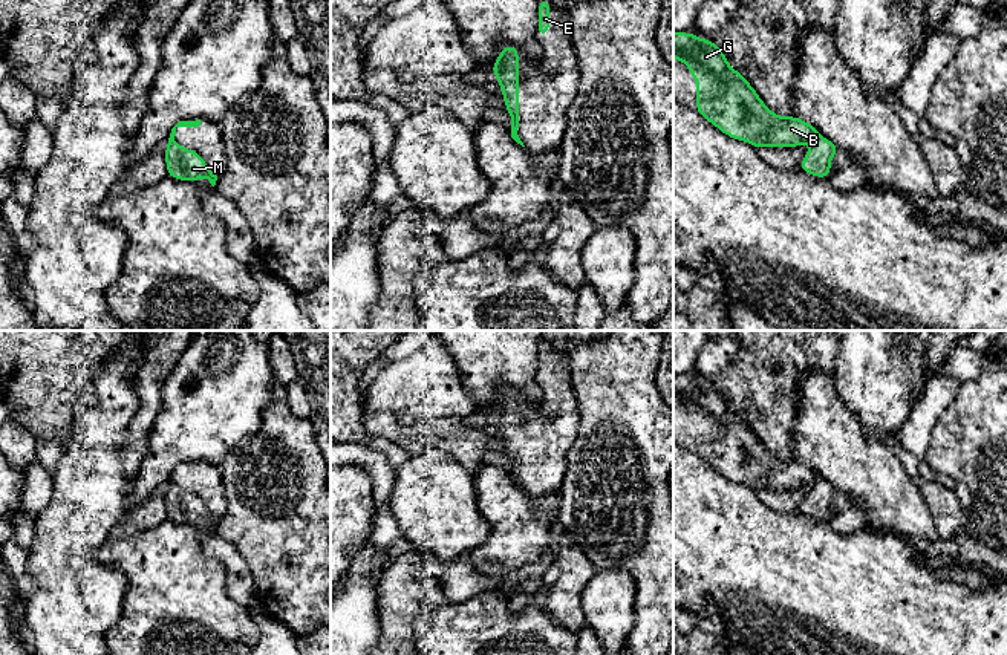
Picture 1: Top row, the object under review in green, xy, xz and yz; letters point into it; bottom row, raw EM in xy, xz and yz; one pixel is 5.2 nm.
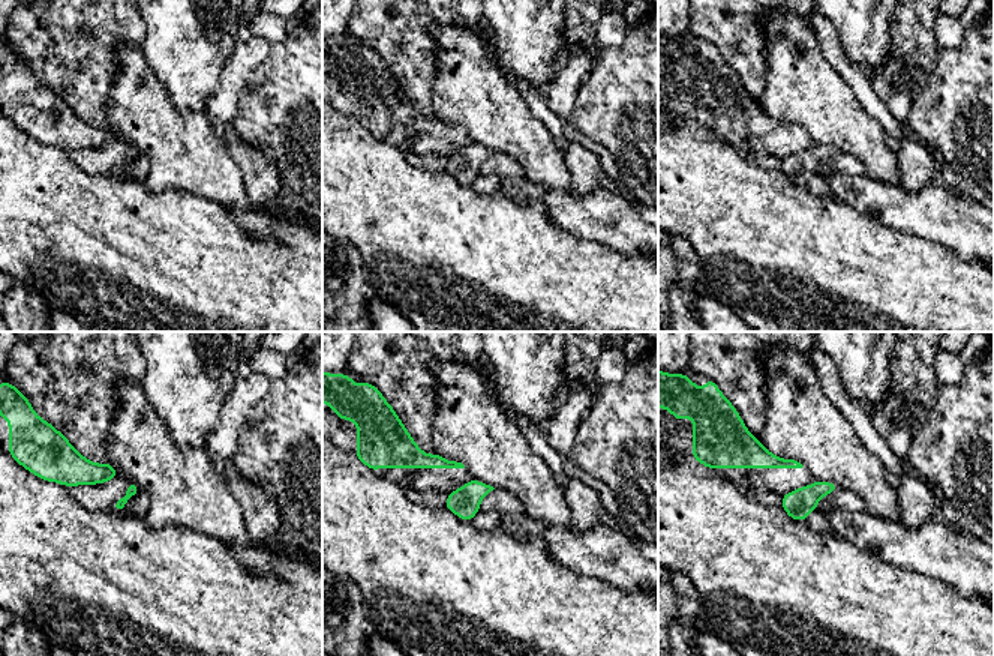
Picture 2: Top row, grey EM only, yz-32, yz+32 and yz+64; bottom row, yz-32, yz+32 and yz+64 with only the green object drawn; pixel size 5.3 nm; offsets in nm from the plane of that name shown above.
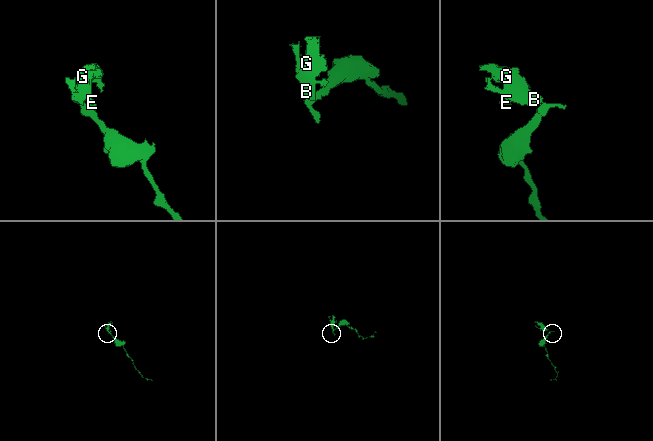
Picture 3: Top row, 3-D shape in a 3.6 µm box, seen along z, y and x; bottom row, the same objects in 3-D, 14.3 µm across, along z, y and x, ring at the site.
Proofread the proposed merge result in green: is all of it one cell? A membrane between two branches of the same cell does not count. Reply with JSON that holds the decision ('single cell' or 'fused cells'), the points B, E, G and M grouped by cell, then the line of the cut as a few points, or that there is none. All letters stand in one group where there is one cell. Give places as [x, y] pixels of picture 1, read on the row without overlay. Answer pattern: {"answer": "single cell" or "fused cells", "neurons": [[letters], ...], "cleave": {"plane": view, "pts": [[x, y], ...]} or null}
{"answer": "fused cells", "neurons": [["B", "E", "G"], ["M"]], "cleave": {"plane": "yz", "pts": [[819, 478], [811, 487]]}}

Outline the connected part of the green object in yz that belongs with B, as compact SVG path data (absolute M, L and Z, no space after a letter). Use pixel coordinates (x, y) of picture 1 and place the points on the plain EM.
M673 375L673 402L681 402L690 412L690 419L696 422L695 453L727 479L745 484L754 491L762 488L791 491L803 485L813 487L820 479L817 471L794 458L782 461L773 456L712 383L696 381L695 375Z

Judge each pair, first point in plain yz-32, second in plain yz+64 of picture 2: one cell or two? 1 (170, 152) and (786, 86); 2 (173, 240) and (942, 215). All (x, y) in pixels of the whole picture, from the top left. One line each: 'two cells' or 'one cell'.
1: one cell
2: two cells

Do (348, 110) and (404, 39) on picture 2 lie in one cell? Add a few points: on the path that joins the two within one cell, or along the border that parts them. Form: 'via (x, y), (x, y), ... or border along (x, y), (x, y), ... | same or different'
via (359, 92), (387, 63), (389, 57) | same

